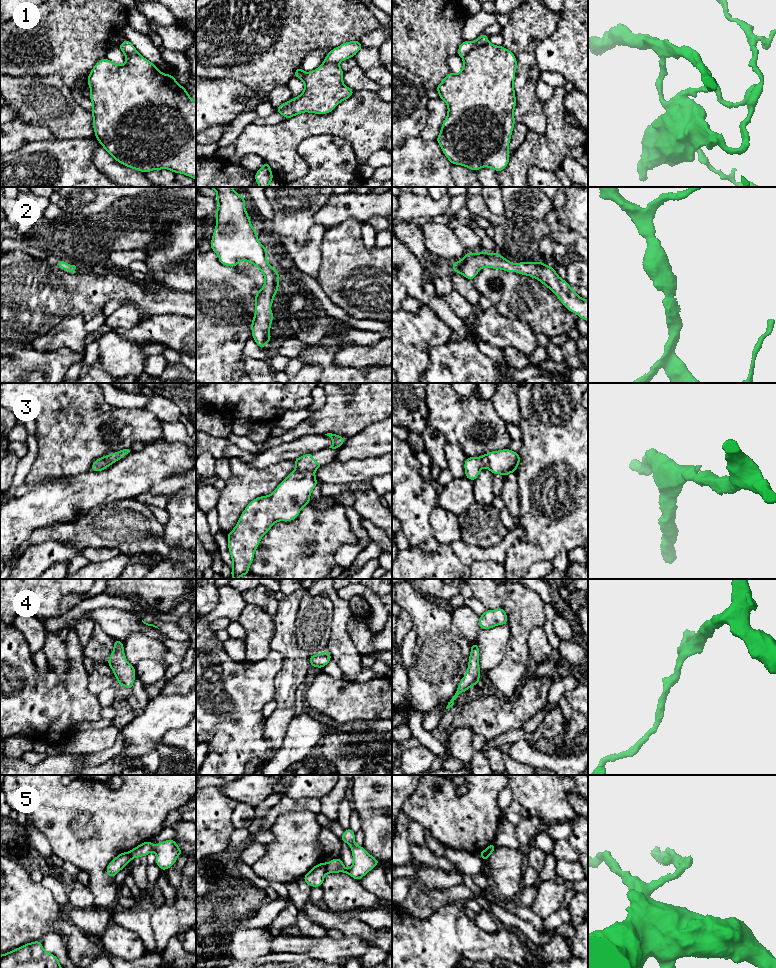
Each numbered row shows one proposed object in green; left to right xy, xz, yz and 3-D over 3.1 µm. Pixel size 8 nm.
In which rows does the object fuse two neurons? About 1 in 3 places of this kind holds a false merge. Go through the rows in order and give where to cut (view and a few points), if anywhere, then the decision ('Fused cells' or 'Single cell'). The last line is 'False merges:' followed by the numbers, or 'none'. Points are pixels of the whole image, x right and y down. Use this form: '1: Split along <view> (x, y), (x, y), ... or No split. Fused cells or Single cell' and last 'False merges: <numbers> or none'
1: No split. Single cell
2: No split. Single cell
3: No split. Single cell
4: No split. Single cell
5: Split along xz (325, 863), (327, 872). Fused cells
False merges: 5

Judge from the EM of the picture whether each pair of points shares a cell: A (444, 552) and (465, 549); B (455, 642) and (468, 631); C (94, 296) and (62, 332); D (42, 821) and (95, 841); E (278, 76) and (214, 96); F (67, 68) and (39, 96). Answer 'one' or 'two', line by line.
A: two
B: two
C: two
D: one
E: two
F: two

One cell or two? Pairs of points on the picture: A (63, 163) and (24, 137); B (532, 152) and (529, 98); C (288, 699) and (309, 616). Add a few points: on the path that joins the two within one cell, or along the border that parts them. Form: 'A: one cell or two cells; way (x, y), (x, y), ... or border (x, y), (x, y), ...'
A: two cells; border (55, 138), (30, 142), (17, 150), (10, 151)
B: two cells; border (542, 110), (546, 128), (543, 131), (528, 130)
C: two cells; border (295, 626), (296, 645), (310, 655)

